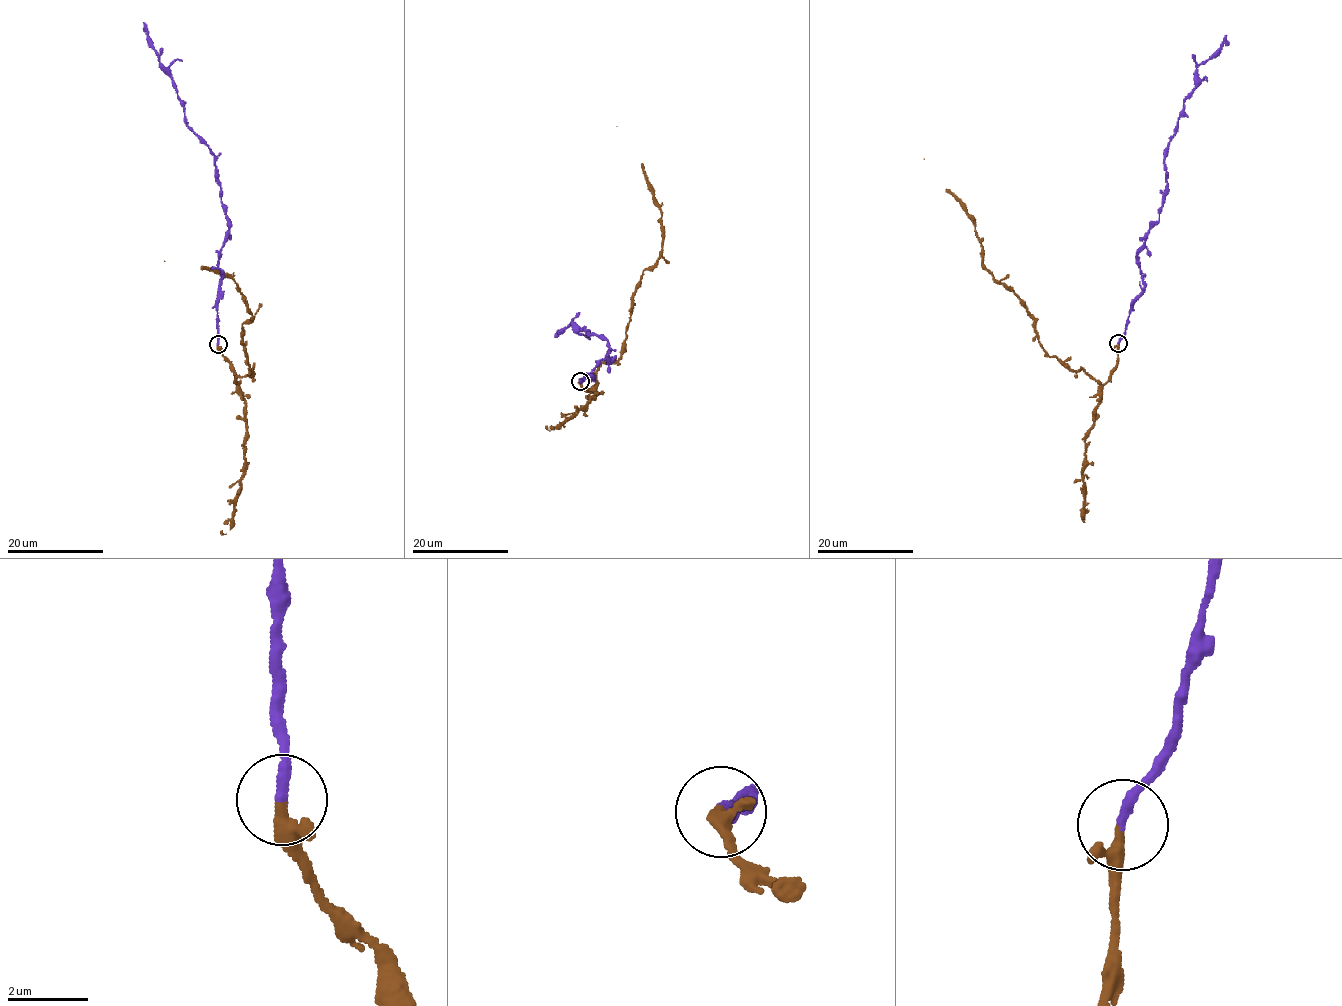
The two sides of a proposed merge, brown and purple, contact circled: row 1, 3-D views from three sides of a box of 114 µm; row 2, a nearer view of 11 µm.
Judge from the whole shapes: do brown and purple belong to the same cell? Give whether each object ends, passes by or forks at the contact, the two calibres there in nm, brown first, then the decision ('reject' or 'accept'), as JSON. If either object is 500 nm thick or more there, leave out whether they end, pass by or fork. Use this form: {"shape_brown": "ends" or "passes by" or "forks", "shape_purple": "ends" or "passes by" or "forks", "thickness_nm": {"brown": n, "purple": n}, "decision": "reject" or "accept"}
{"shape_brown": "passes by", "shape_purple": "ends", "thickness_nm": {"brown": 240, "purple": 240}, "decision": "accept"}

